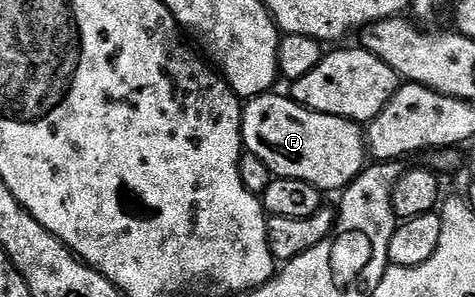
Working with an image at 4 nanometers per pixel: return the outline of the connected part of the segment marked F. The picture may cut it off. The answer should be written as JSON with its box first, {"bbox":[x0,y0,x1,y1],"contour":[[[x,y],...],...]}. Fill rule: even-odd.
{"bbox":[241,93,367,193],"contour":[[[266,93],[257,95],[244,104],[241,112],[241,141],[248,154],[259,157],[274,176],[298,179],[315,185],[323,193],[340,192],[349,186],[367,166],[365,132],[352,119],[328,115],[299,105],[288,94]]]}

